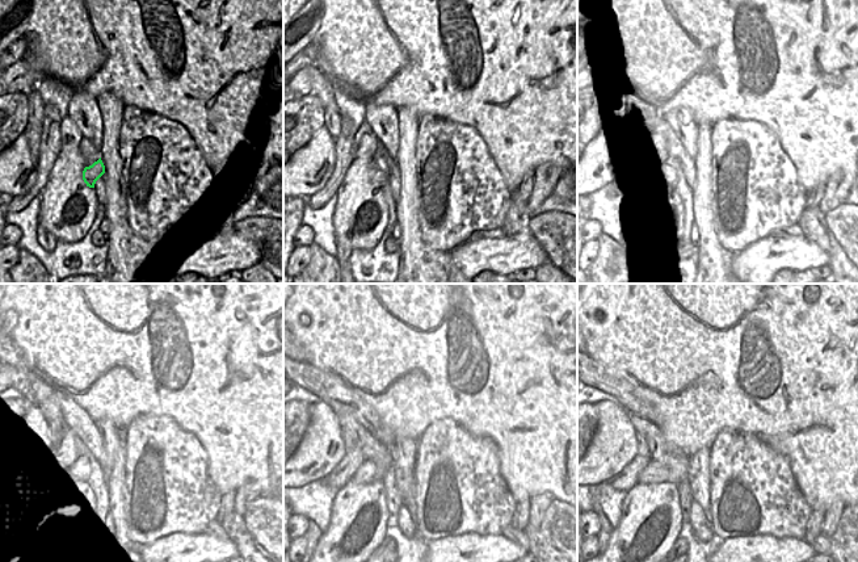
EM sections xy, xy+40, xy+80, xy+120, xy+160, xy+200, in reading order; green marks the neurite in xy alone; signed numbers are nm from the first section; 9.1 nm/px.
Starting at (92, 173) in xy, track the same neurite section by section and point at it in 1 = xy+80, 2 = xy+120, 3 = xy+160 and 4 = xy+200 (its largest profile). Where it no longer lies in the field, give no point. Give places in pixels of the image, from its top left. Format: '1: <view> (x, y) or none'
1: xy+80 (671, 180)
2: xy+120 (72, 468)
3: xy+160 (367, 473)
4: xy+200 (655, 472)

